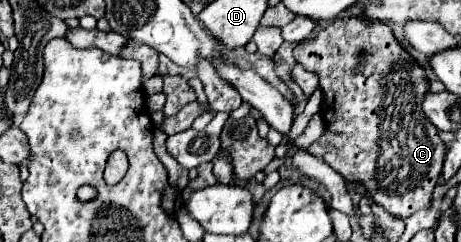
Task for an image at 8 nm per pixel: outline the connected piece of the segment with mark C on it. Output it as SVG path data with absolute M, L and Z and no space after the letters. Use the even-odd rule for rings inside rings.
M357 17L337 19L321 29L315 37L301 41L293 51L303 69L319 75L323 91L321 115L327 123L325 133L309 145L309 153L325 159L347 183L359 183L371 195L377 205L385 207L393 217L407 219L415 211L431 205L431 195L445 161L445 143L439 137L437 127L427 121L421 103L429 91L429 79L423 67L397 43L393 31L385 23L365 23ZM359 51L365 51L367 59L359 67Z

